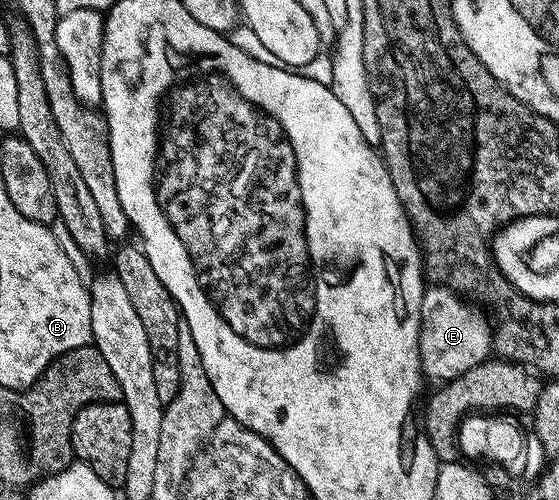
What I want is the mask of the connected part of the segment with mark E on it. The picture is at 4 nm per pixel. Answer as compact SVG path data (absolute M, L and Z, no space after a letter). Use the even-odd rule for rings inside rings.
M431 285L424 290L419 326L419 360L423 362L423 374L428 380L450 381L488 362L493 351L493 327L487 324L478 306L470 305L475 306L448 287Z

